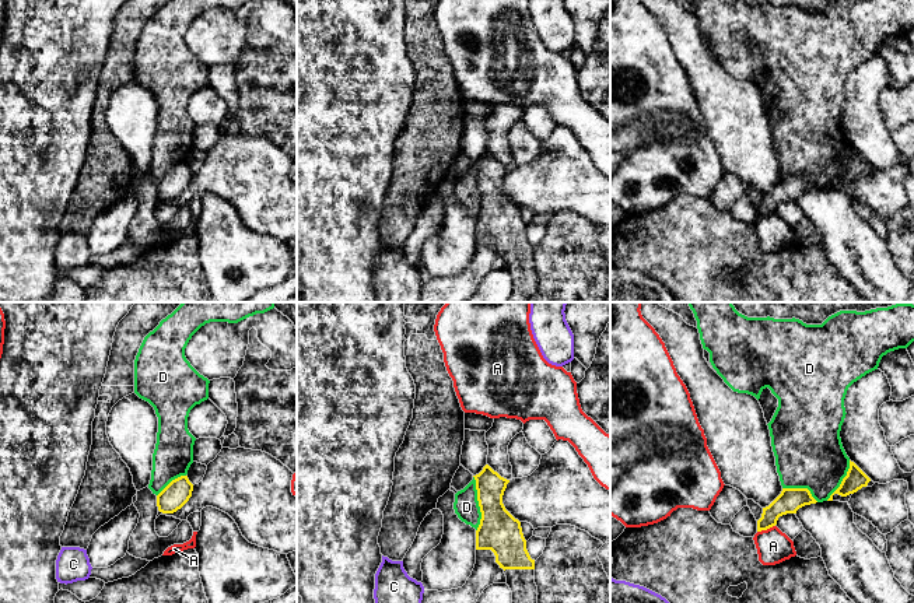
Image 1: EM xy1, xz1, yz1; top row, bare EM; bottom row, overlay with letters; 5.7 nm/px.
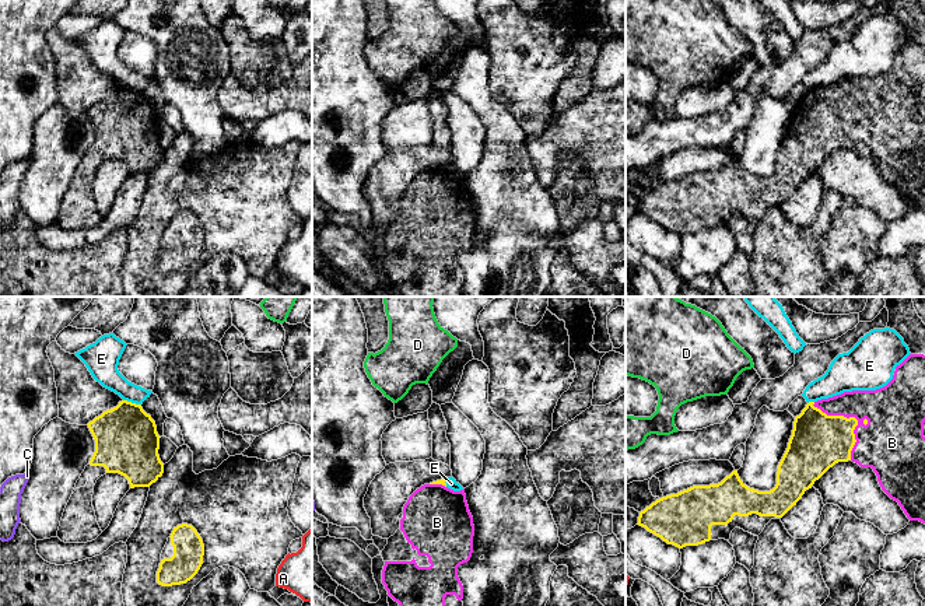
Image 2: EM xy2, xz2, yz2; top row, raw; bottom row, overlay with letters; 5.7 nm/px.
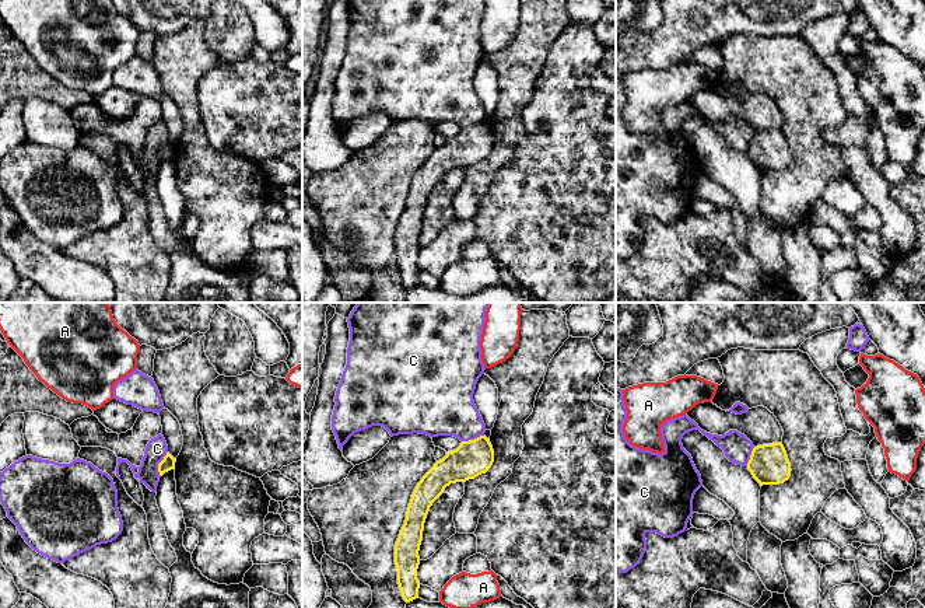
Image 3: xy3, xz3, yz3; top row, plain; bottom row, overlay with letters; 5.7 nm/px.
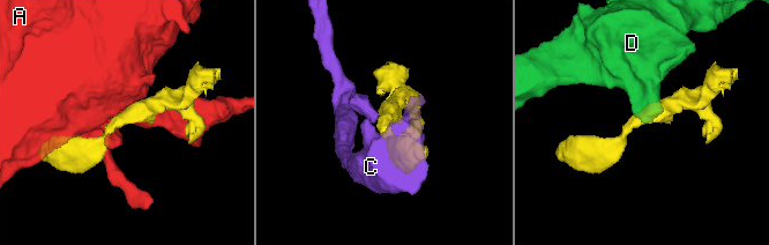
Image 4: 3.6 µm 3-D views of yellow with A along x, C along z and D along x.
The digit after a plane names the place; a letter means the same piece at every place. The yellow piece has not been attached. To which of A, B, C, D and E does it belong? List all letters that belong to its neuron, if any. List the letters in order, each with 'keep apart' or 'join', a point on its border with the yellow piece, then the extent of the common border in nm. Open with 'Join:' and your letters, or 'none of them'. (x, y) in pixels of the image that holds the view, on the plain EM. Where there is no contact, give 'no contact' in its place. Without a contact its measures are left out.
Join: B
A: keep apart; meets yellow in yz1 at (766, 216); contact 110 nm long
B: join; meets yellow in yz2 at (854, 104); contact 400 nm long
C: keep apart; meets yellow in xy3 at (158, 150); contact 150 nm long
D: keep apart; meets yellow in xz1 at (479, 190); contact 320 nm long
E: keep apart; meets yellow in xy2 at (132, 90); contact 110 nm long

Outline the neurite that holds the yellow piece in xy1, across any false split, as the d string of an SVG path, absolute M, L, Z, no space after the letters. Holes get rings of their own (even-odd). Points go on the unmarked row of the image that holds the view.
M188 162L172 166L158 182L157 193L162 200L174 200L181 196L192 183L193 171Z

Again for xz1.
M488 151L473 164L481 199L476 217L476 236L491 236L495 249L504 256L507 271L512 278L509 302L526 302L537 292L535 246L526 236L521 208L502 190L509 166L501 164Z

